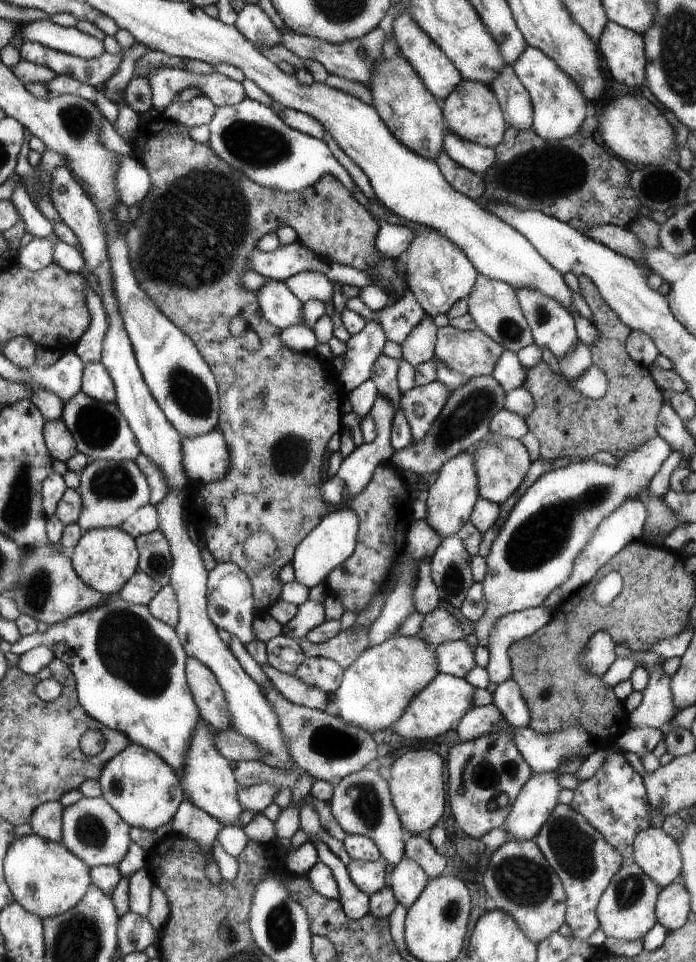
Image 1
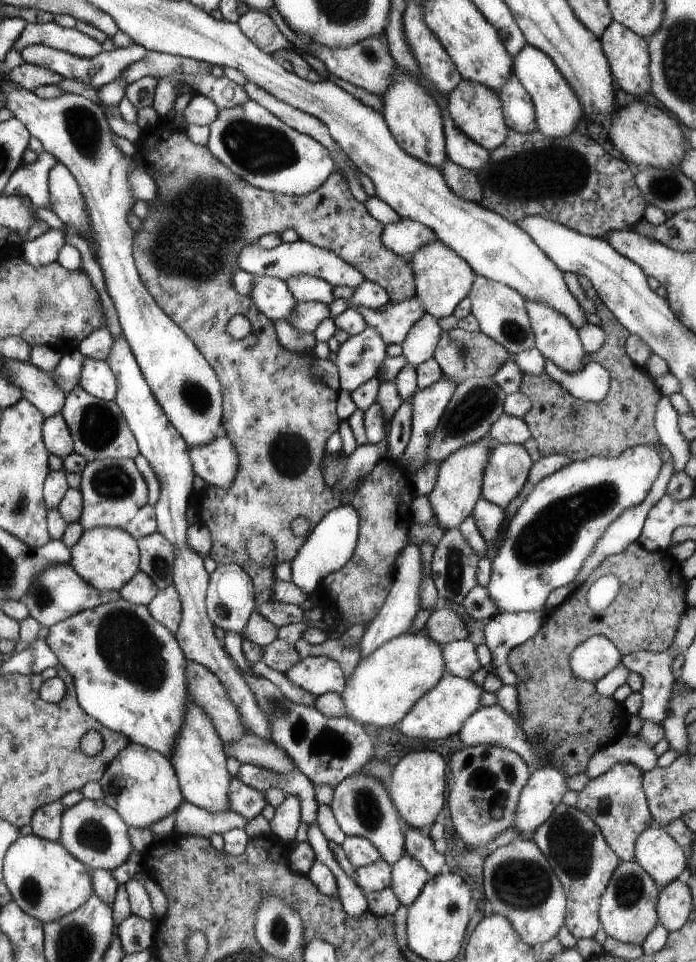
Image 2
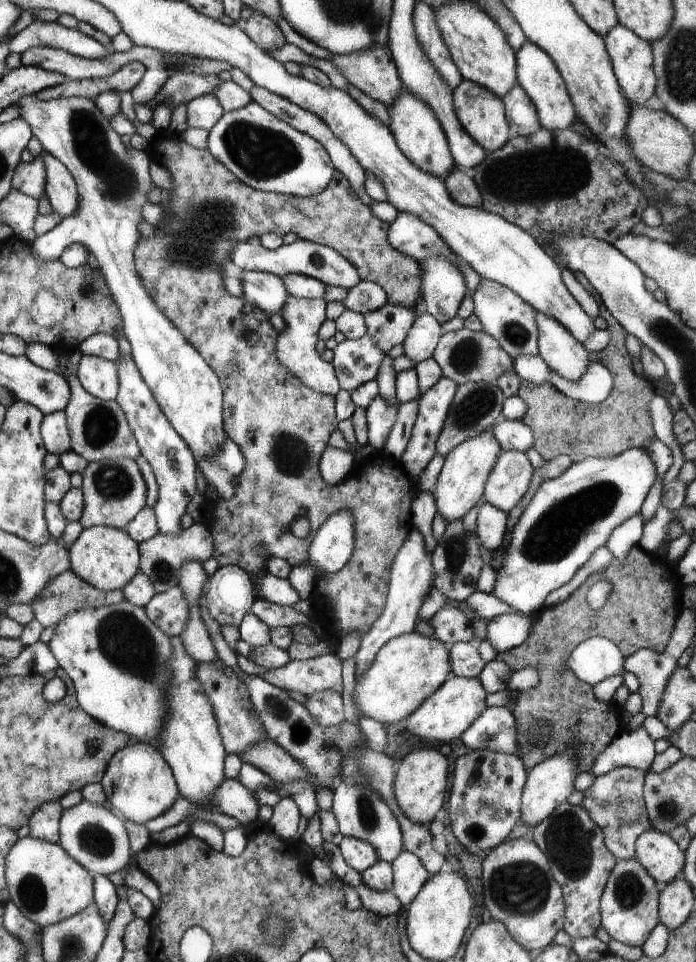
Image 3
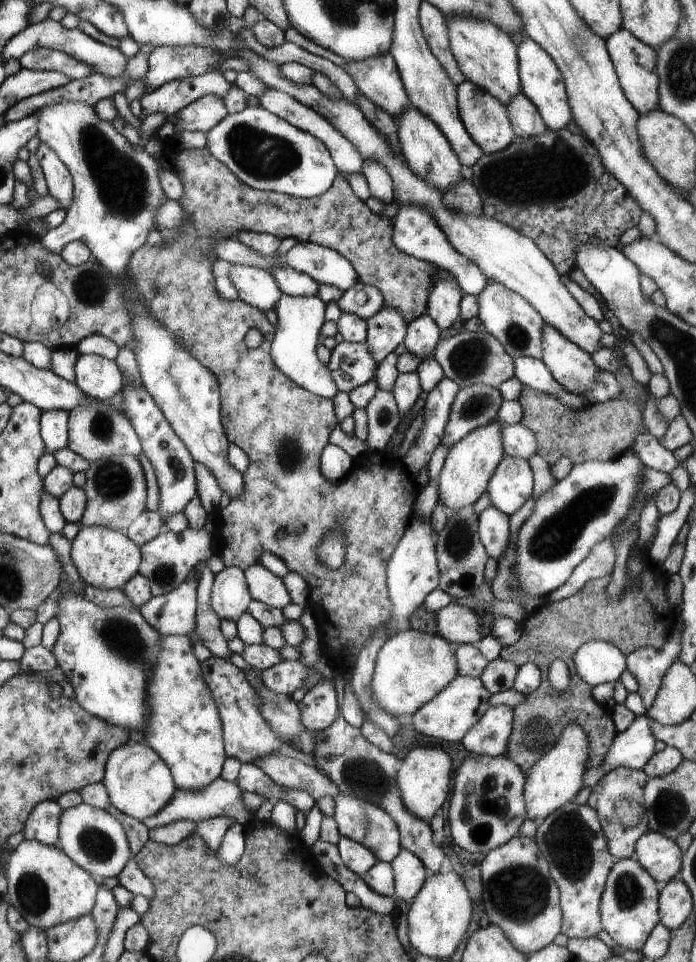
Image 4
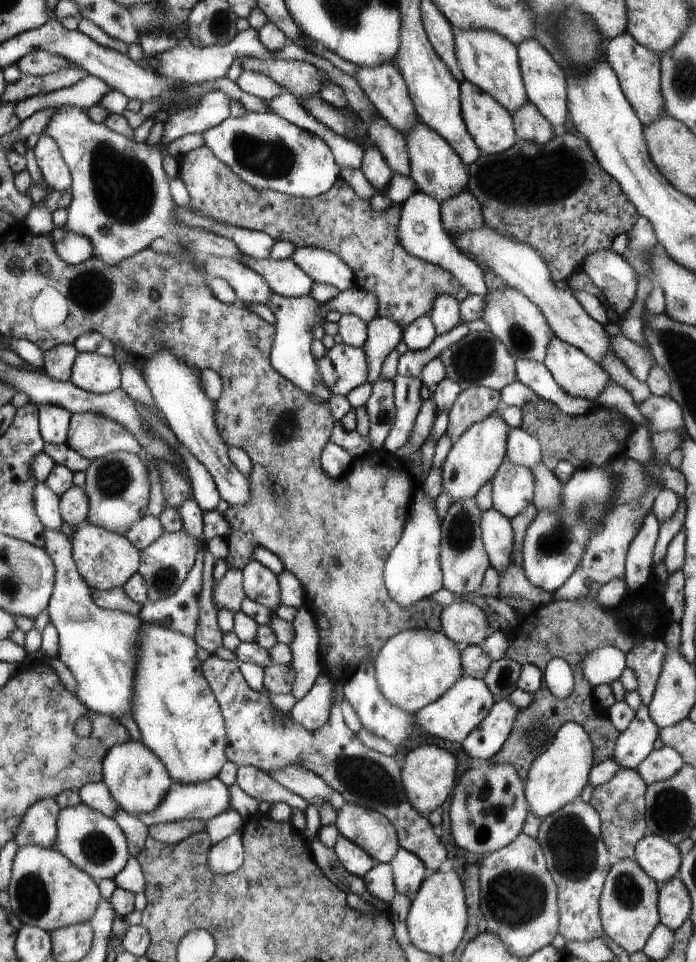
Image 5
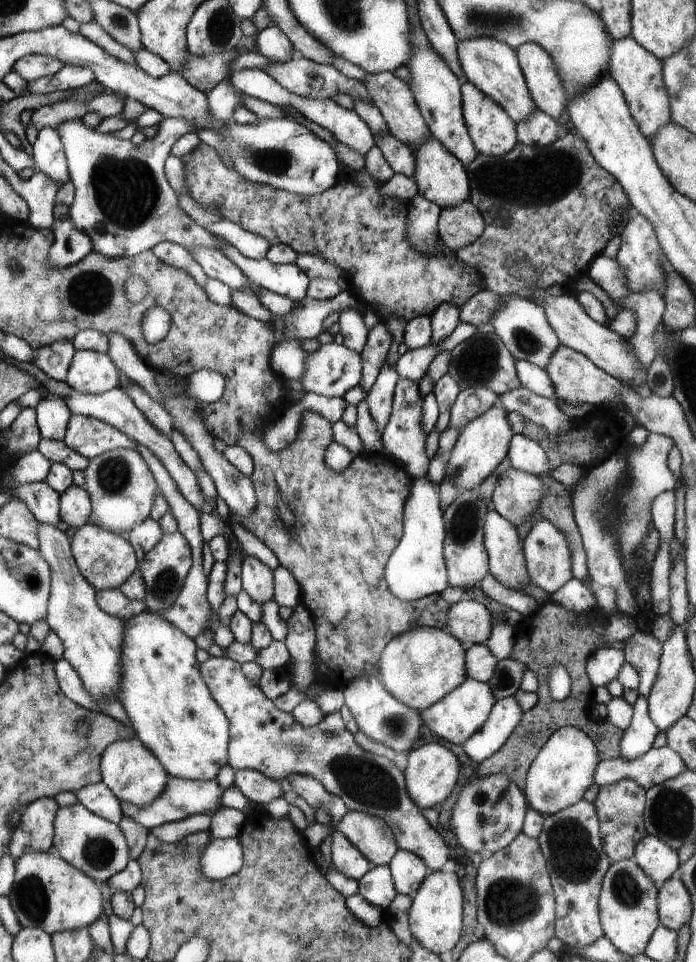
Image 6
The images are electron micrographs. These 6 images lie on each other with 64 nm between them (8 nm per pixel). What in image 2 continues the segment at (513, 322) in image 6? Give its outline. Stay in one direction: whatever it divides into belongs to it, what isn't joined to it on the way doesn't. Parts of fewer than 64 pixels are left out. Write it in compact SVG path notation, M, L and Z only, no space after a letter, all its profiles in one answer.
M475 276L467 298L471 300L471 314L479 322L479 332L493 338L511 356L517 356L521 352L535 348L535 334L533 334L533 328L531 328L531 322L529 322L529 316L527 316L525 298L519 292L515 292L513 288L509 288L505 284L487 280L483 276Z

